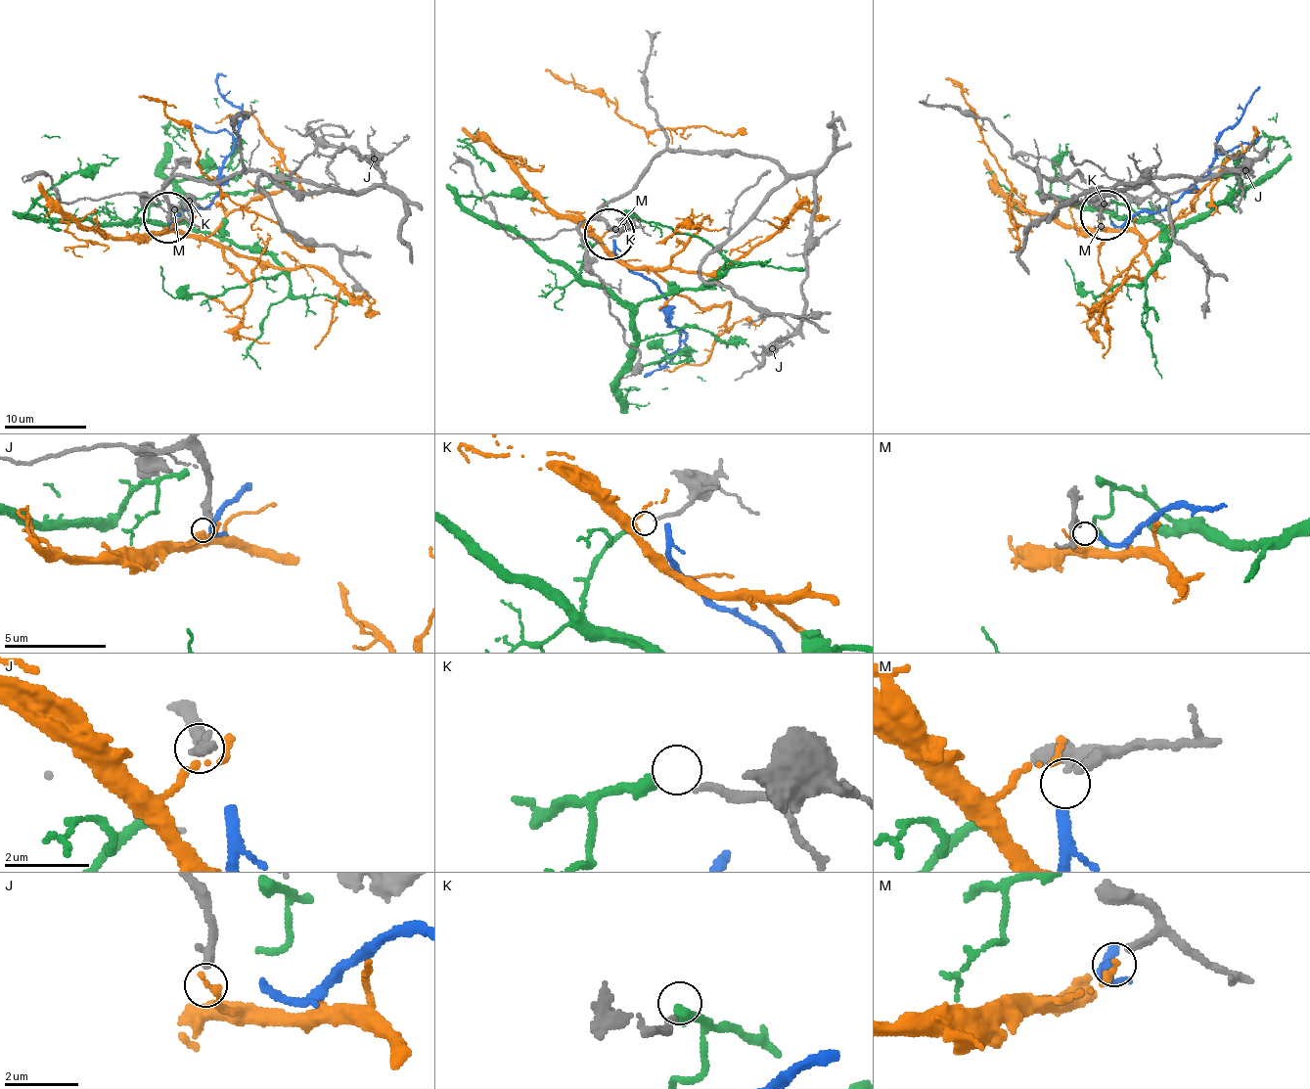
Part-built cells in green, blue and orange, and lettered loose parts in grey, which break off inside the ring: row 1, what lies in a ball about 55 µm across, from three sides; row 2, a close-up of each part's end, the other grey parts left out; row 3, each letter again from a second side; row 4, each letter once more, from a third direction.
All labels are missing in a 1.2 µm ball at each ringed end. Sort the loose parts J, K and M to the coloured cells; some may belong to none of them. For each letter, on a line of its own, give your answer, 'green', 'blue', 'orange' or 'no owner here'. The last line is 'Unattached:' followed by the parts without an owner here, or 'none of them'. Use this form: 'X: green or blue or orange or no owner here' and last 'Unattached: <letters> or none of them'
J: no owner here
K: green
M: blue
Unattached: J

